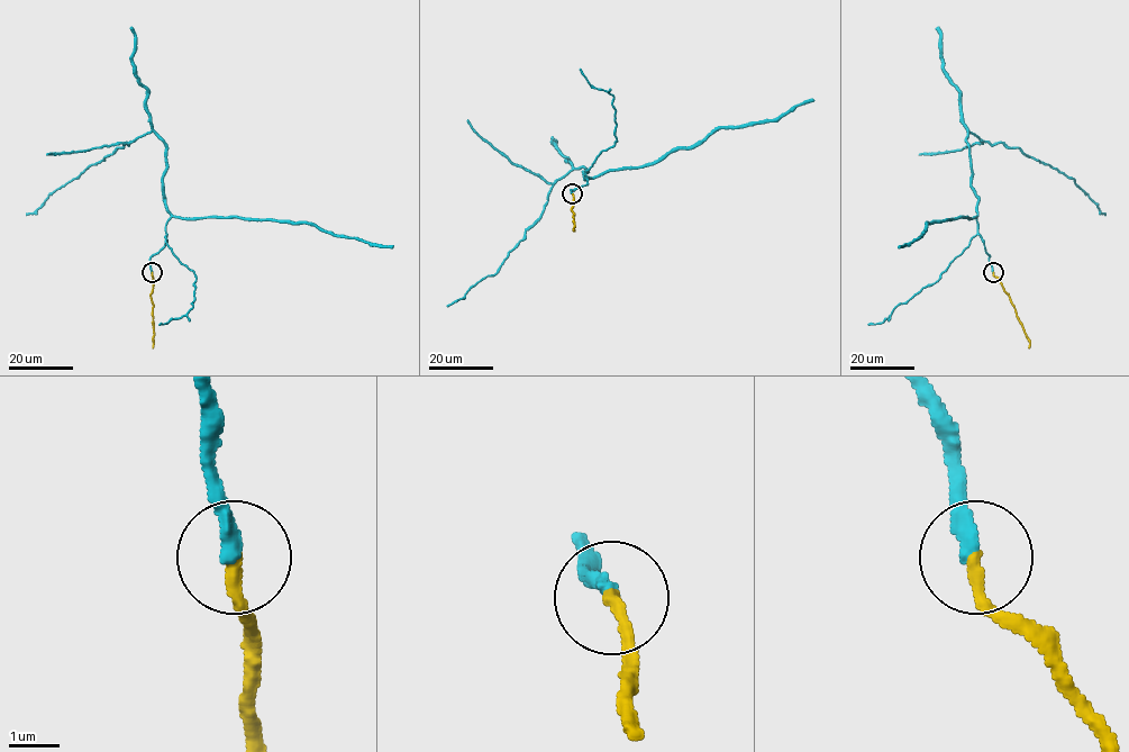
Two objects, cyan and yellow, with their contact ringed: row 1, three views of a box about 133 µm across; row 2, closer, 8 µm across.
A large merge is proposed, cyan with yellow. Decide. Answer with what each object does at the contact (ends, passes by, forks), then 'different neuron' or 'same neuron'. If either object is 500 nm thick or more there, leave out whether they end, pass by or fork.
cyan ends; yellow ends; same neuron

